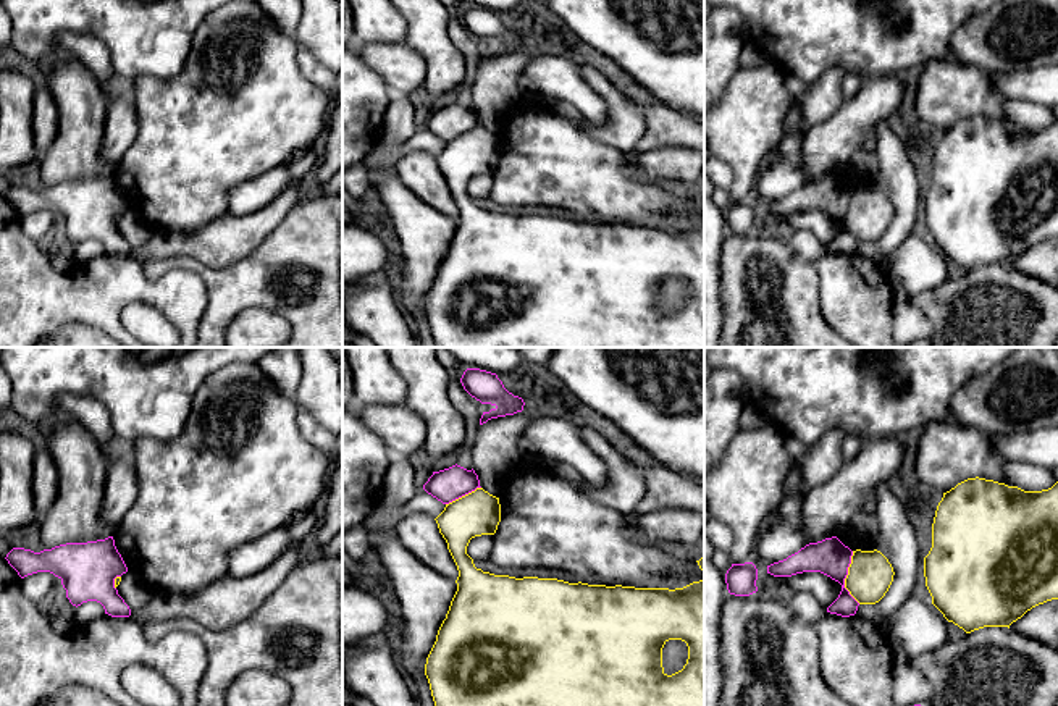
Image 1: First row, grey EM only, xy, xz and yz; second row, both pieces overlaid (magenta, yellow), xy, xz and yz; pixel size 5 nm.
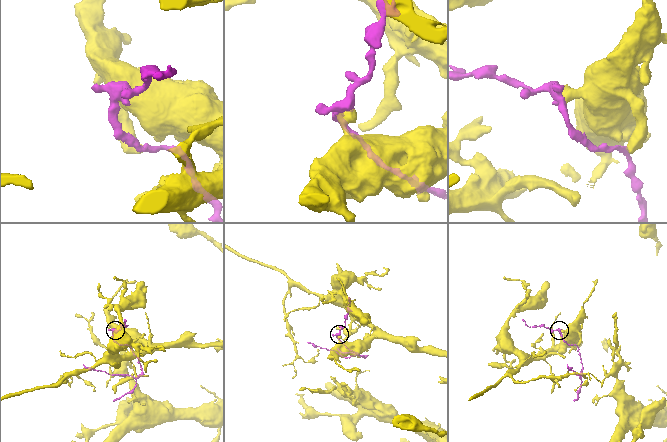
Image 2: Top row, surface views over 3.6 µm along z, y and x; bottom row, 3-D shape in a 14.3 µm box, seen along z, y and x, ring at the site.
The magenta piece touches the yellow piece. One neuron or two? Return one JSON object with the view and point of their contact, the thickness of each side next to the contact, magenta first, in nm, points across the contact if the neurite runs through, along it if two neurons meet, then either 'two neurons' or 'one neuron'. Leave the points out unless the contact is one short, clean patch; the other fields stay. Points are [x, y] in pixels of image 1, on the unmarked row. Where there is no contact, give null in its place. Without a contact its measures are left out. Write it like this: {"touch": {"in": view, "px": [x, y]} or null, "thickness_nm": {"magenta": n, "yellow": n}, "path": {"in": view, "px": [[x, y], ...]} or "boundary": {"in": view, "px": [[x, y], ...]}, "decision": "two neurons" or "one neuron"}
{"touch": {"in": "yz", "px": [845, 215]}, "thickness_nm": {"magenta": 180, "yellow": 220}, "boundary": {"in": "yz", "px": [[852, 189], [845, 226], [860, 241]]}, "decision": "two neurons"}

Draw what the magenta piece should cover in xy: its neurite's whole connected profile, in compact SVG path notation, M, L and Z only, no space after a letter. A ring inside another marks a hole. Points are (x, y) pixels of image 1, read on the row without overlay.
M113 174L66 181L40 191L13 186L5 197L21 216L37 210L50 210L58 215L66 228L66 236L76 246L97 239L111 255L131 254L129 244L115 226L115 216L126 212L128 205Z

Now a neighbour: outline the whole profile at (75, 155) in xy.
M78 58L58 63L45 86L58 110L58 131L40 153L45 187L113 174L102 158L108 99L100 81Z

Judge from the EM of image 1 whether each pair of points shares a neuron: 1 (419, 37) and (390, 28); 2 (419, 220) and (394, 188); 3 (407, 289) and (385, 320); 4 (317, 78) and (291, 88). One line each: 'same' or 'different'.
1: different
2: same
3: different
4: different

